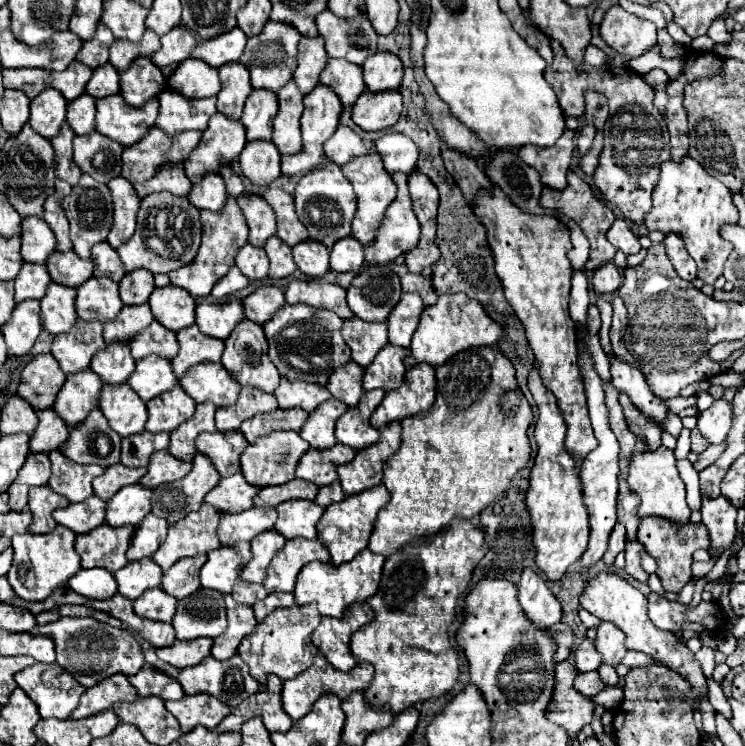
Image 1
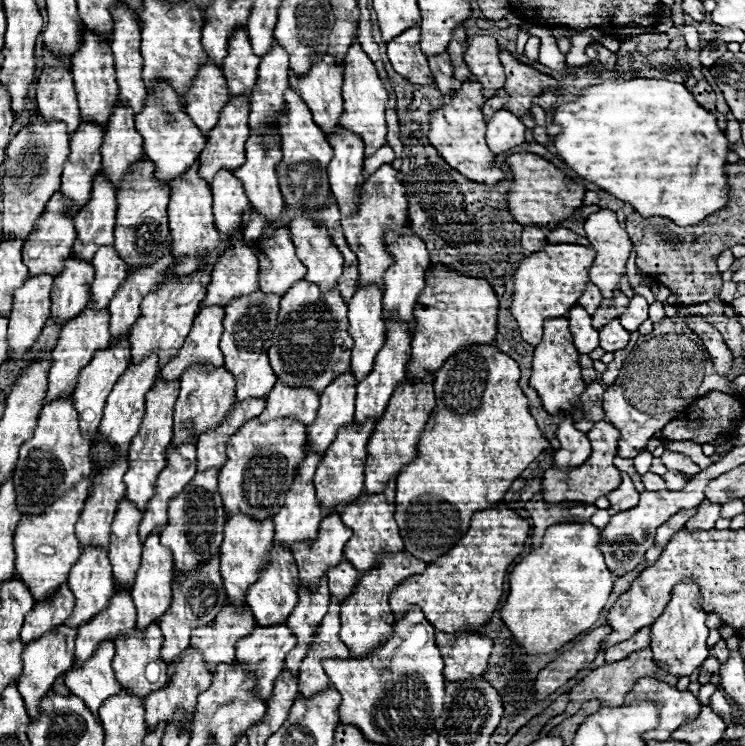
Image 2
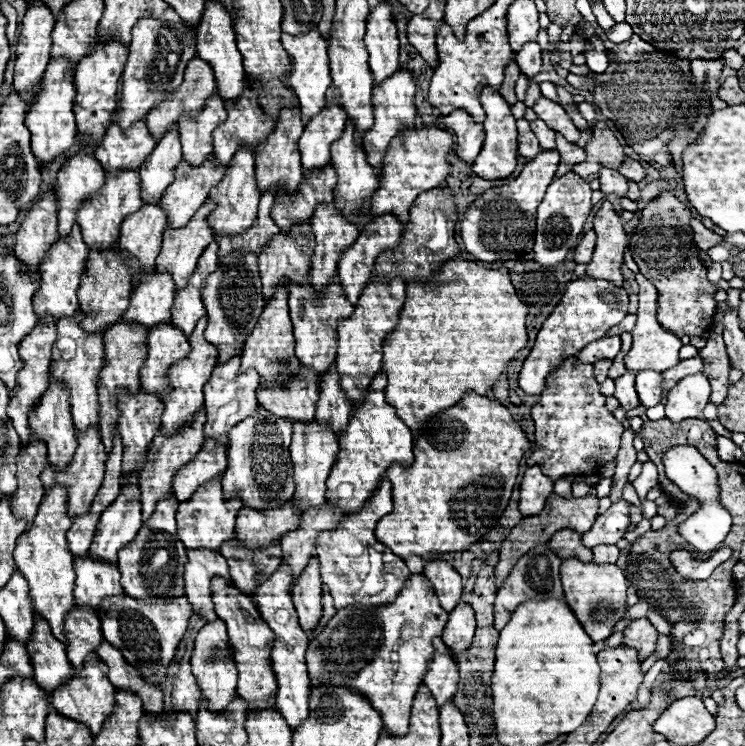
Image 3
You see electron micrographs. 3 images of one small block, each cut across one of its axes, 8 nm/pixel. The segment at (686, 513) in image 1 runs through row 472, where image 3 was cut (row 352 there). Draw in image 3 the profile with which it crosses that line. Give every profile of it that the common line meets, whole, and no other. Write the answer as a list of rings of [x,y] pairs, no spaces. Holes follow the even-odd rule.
[[[636,274],[636,282],[640,284],[640,294],[638,294],[638,320],[636,326],[632,330],[632,348],[626,354],[626,368],[628,370],[654,370],[654,372],[664,372],[666,368],[672,368],[680,362],[678,350],[682,348],[680,338],[676,338],[674,334],[666,332],[658,322],[656,322],[656,288],[650,284],[650,280],[646,280],[642,274]]]

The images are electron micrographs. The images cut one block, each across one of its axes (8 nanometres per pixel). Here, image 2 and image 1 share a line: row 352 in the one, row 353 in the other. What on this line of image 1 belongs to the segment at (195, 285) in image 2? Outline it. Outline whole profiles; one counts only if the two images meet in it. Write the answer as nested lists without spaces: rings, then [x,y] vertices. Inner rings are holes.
[[[152,320],[152,324],[148,328],[144,328],[142,332],[138,332],[132,338],[130,350],[132,350],[132,356],[136,360],[140,360],[152,352],[170,360],[178,352],[178,340],[176,340],[176,334],[172,330],[164,328],[156,320]]]

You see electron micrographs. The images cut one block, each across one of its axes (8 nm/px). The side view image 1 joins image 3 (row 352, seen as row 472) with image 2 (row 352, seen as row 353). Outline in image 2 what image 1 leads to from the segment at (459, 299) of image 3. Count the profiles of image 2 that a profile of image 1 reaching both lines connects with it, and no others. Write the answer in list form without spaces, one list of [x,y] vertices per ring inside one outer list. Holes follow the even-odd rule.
[[[470,346],[470,348],[464,348],[456,356],[452,356],[448,362],[444,362],[444,366],[436,372],[436,378],[434,378],[436,408],[432,410],[430,420],[428,420],[428,424],[426,424],[426,428],[424,428],[424,432],[420,436],[420,442],[418,442],[418,458],[412,464],[408,464],[400,472],[400,476],[396,480],[396,512],[394,512],[394,520],[398,522],[400,536],[404,540],[406,550],[412,552],[412,556],[424,560],[426,564],[434,562],[436,558],[444,556],[452,546],[456,546],[460,542],[460,538],[468,532],[472,514],[476,514],[480,510],[494,508],[498,502],[502,502],[502,498],[508,492],[508,488],[512,486],[512,482],[530,466],[530,462],[534,462],[538,458],[540,452],[544,452],[550,446],[548,440],[540,434],[534,418],[528,412],[528,398],[522,394],[522,390],[518,386],[518,380],[520,380],[520,368],[518,368],[518,364],[510,356],[506,356],[504,352],[500,352],[496,346]]]

